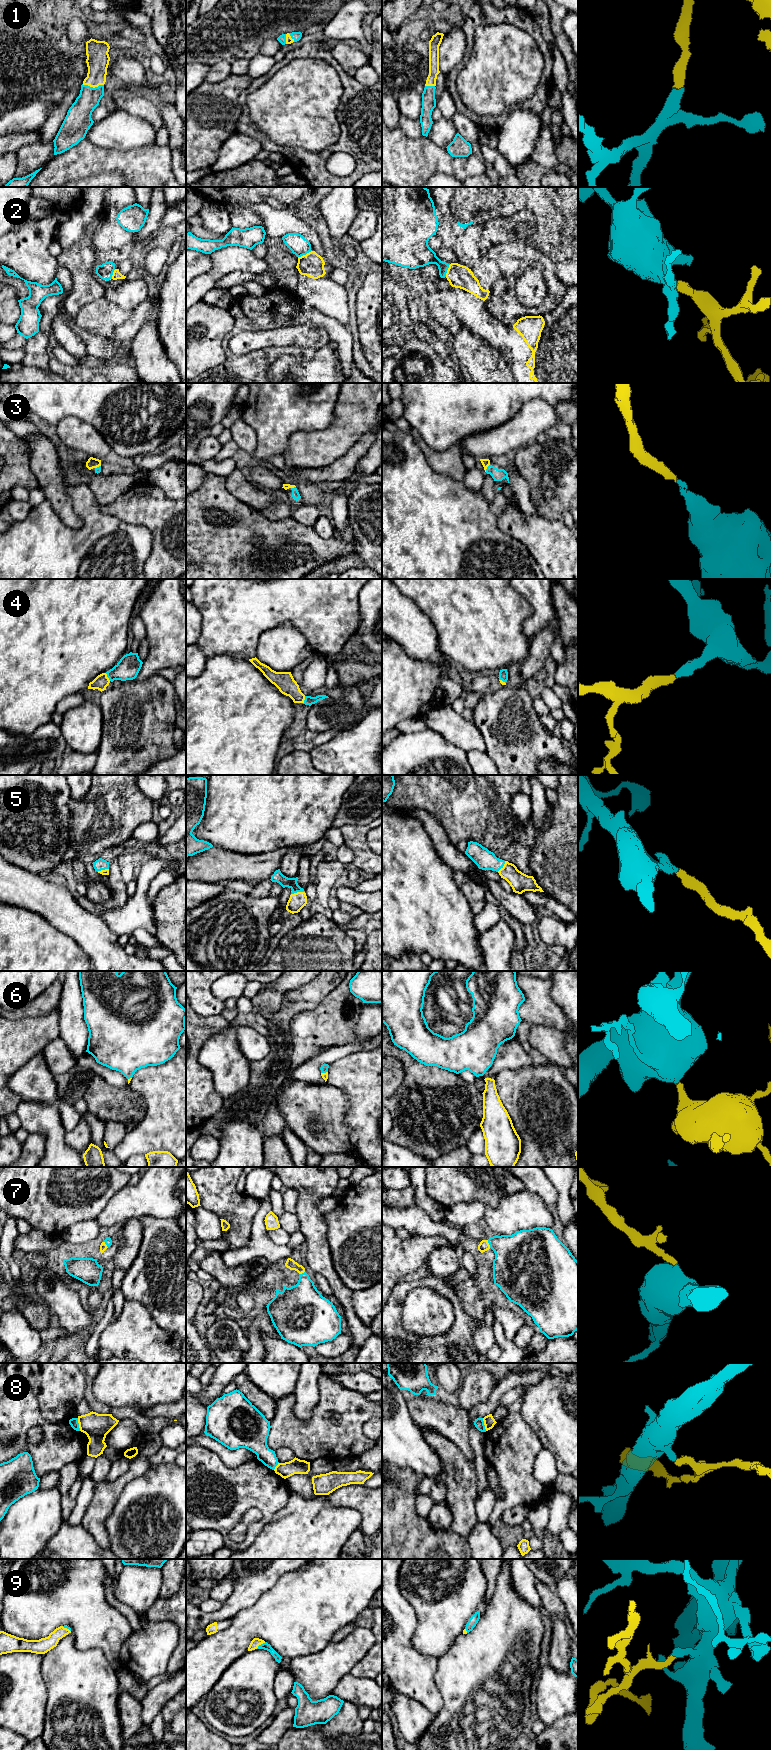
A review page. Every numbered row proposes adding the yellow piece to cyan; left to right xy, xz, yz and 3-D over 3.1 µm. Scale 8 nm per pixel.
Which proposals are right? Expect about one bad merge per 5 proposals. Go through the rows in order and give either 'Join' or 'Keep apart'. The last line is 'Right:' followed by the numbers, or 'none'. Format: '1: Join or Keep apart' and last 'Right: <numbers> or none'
1: Join
2: Join
3: Join
4: Join
5: Join
6: Join
7: Join
8: Keep apart
9: Join
Right: 1, 2, 3, 4, 5, 6, 7, 9

